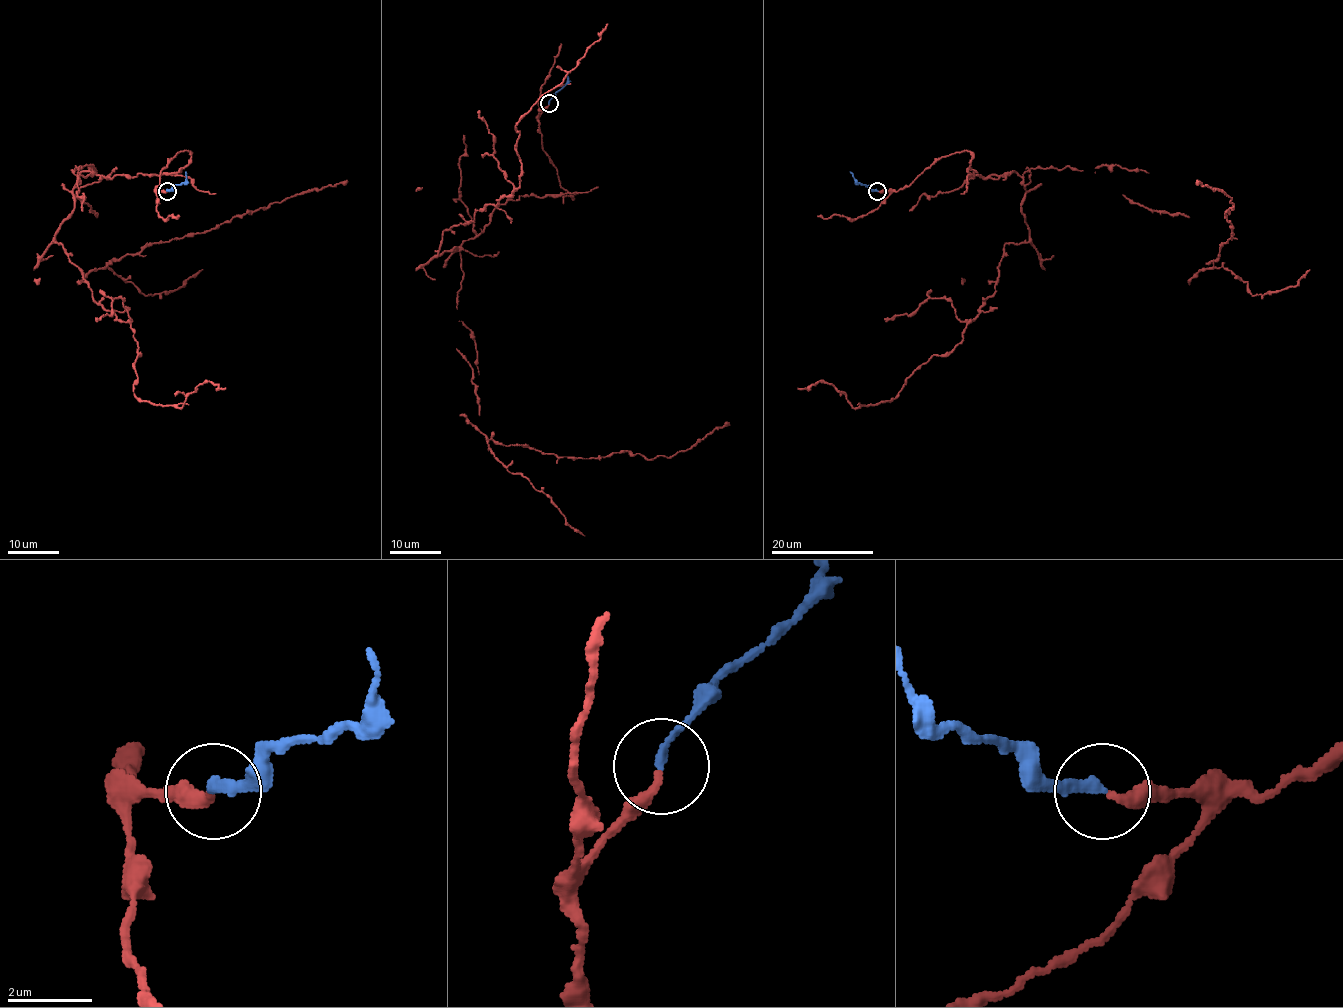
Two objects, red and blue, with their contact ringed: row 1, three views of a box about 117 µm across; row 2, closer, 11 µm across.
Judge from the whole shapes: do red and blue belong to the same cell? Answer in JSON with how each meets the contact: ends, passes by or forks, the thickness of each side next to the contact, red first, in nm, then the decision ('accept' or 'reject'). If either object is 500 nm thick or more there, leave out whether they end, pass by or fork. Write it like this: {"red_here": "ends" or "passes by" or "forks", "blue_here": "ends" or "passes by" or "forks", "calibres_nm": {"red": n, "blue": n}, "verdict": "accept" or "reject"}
{"red_here": "ends", "blue_here": "ends", "calibres_nm": {"red": 260, "blue": 200}, "verdict": "accept"}

